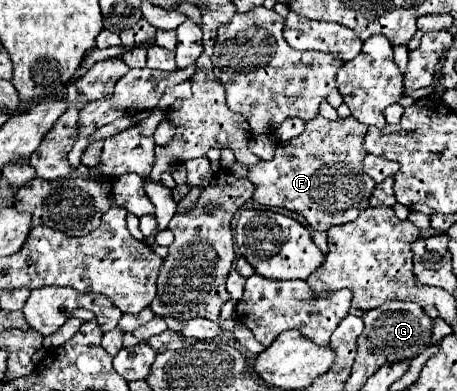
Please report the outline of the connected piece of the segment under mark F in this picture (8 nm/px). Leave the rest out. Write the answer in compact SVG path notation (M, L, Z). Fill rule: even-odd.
M315 116L297 140L279 144L271 162L261 160L249 172L255 186L255 202L265 208L287 208L301 214L313 230L329 230L331 226L353 222L361 210L369 206L375 180L363 172L363 138L367 128L353 116L335 122Z

